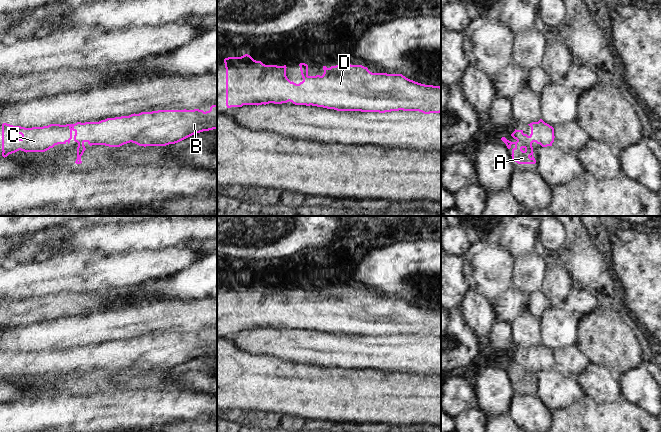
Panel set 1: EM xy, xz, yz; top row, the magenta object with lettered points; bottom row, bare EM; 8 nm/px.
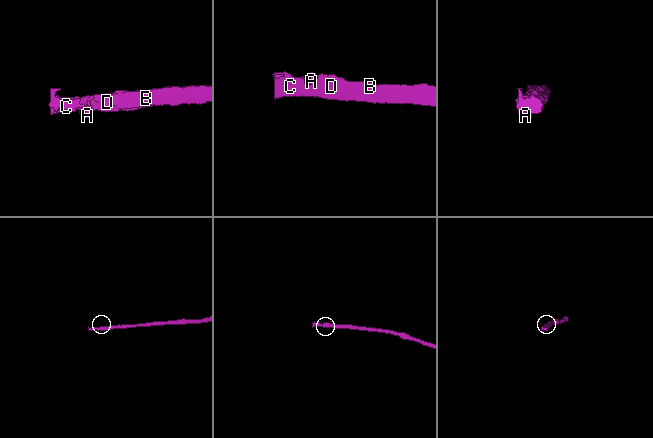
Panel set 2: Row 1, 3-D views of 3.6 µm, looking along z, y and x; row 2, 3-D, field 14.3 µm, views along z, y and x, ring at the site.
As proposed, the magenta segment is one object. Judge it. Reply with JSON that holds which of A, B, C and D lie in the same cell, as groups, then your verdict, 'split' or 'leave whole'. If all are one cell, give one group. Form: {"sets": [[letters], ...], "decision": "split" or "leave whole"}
{"sets": [["A", "B", "C", "D"]], "decision": "leave whole"}

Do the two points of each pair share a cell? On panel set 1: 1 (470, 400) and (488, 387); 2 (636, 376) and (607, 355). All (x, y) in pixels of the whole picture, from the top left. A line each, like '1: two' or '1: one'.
1: two
2: two

